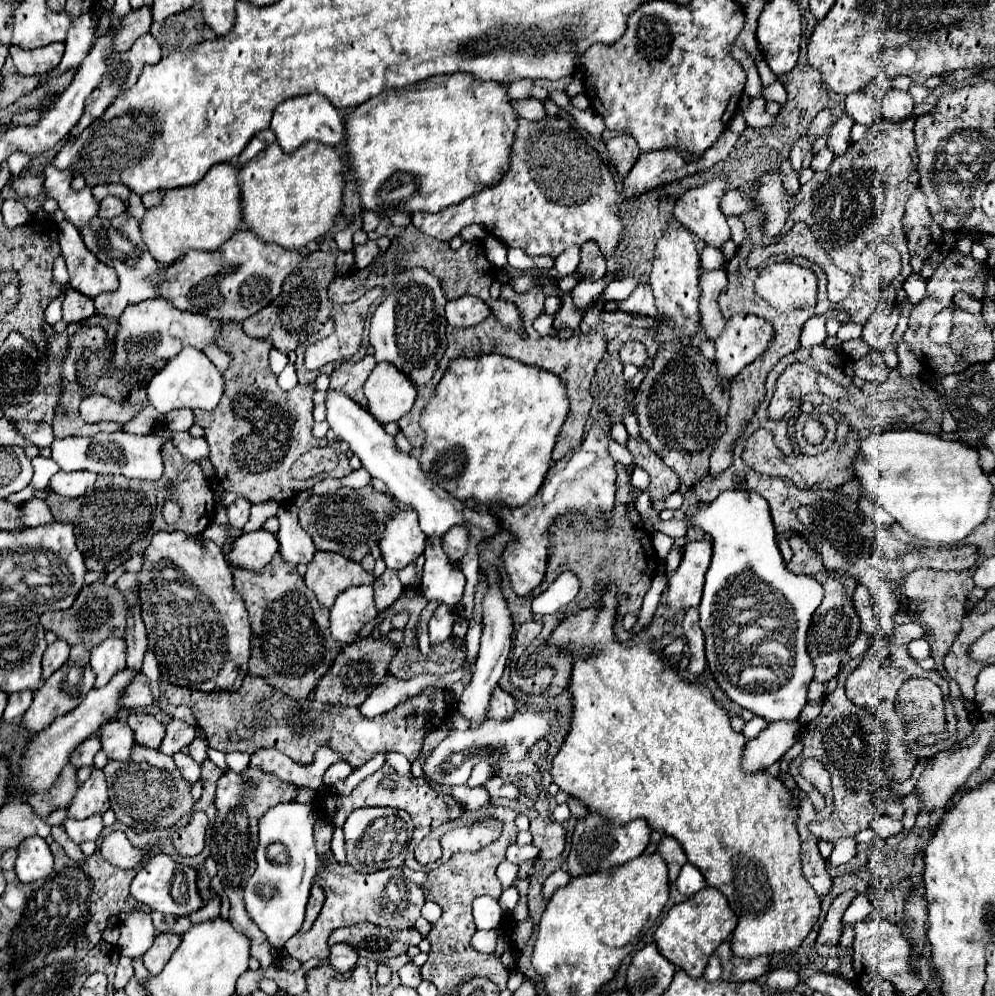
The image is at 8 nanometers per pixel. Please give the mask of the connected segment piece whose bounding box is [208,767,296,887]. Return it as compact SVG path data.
M248 767L242 773L224 771L218 779L216 787L216 821L210 831L210 853L212 859L218 863L218 877L222 885L234 885L244 887L250 875L254 873L254 851L258 843L258 819L264 811L274 807L282 801L294 801L296 787L292 783L280 781L272 773L266 773L262 769Z

